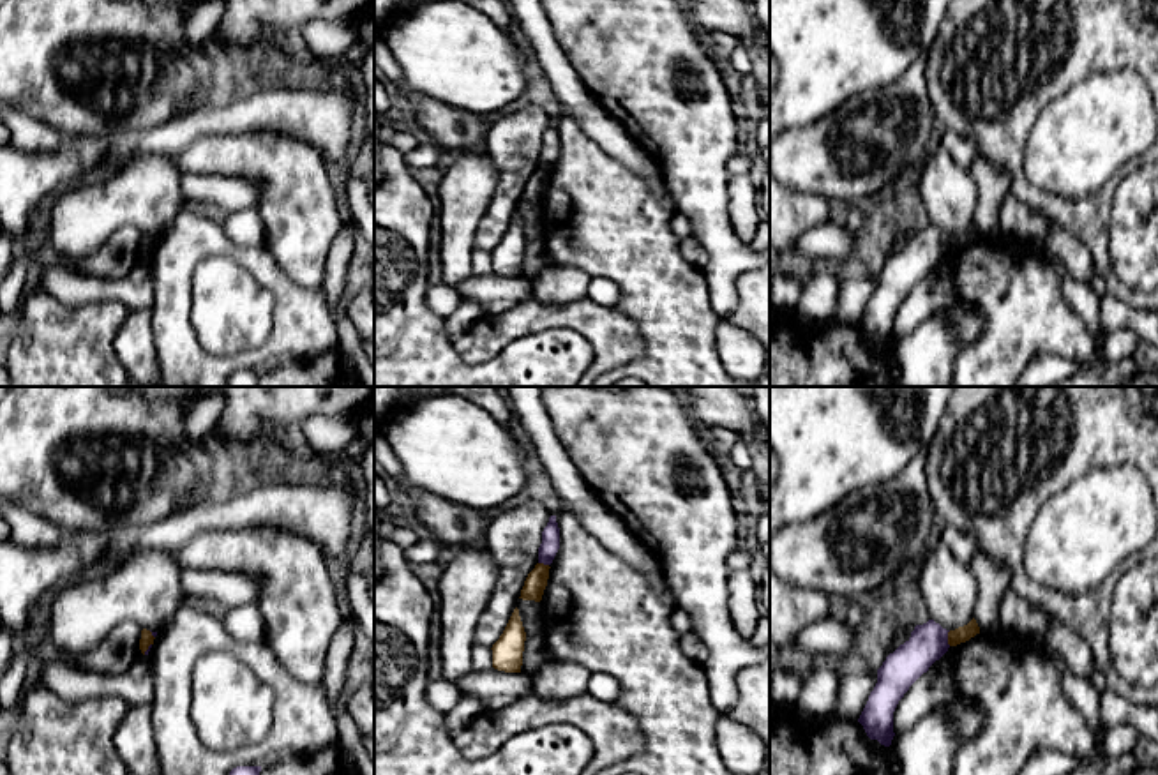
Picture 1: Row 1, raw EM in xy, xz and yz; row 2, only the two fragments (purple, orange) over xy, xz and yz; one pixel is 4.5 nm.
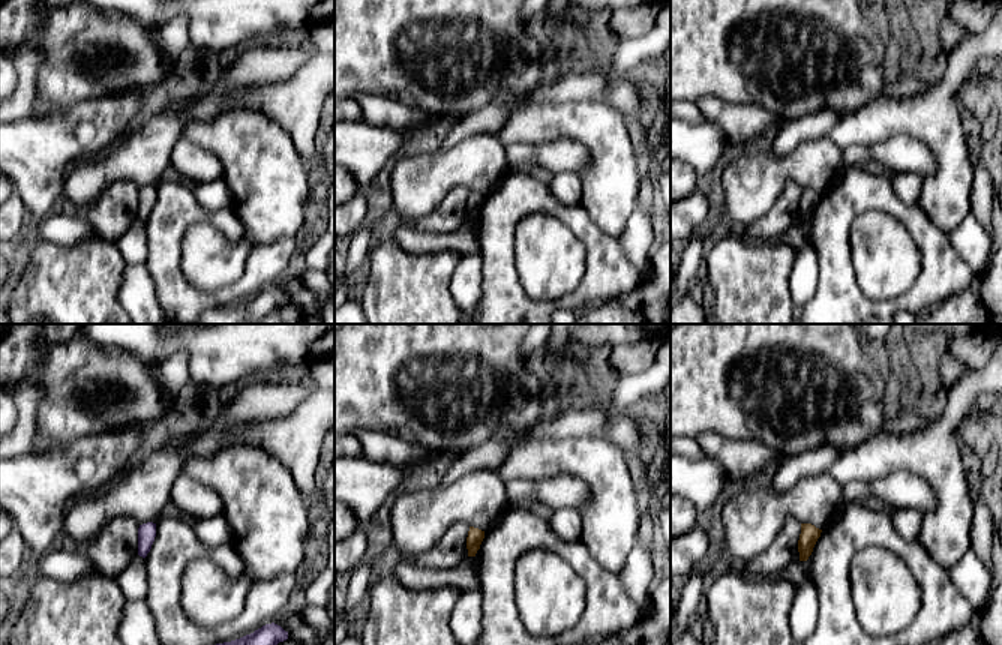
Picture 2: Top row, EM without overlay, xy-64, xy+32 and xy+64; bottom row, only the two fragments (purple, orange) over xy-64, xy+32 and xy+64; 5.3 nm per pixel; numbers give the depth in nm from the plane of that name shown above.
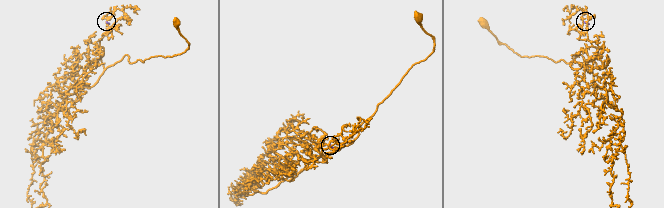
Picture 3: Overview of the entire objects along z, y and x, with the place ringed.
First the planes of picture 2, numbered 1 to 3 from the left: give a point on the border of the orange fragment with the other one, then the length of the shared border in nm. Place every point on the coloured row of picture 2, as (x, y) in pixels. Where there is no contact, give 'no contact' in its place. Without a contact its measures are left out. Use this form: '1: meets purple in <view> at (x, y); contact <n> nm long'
1: no contact
2: no contact
3: no contact

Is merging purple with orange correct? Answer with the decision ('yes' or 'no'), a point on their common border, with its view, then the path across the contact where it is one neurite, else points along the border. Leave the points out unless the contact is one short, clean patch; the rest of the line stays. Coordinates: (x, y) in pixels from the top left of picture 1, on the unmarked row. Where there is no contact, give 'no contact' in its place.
no; contact yz (947, 242); border yz (950, 235), (948, 249)

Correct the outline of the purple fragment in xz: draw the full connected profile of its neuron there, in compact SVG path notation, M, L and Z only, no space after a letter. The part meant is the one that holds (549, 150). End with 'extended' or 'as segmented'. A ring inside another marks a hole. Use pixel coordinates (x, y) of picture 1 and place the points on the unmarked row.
M556 120L549 122L547 131L542 136L542 148L538 152L538 168L551 169L560 154L560 132Z | as segmented

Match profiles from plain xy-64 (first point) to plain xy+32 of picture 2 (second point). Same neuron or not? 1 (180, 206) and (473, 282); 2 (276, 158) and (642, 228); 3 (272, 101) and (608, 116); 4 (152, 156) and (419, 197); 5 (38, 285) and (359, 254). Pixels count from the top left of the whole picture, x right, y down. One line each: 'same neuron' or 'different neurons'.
1: different neurons
2: different neurons
3: different neurons
4: same neuron
5: different neurons

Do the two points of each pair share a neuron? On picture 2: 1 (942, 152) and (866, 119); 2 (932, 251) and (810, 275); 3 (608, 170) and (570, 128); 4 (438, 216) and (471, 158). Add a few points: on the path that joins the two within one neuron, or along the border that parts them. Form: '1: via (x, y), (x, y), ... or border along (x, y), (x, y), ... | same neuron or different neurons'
1: via (930, 131), (918, 119), (887, 119) | same neuron
2: border along (810, 245), (818, 260), (818, 287), (803, 305) | different neurons
3: via (603, 153), (602, 137), (593, 128), (587, 128) | same neuron
4: border along (468, 189), (453, 188), (429, 212) | different neurons

